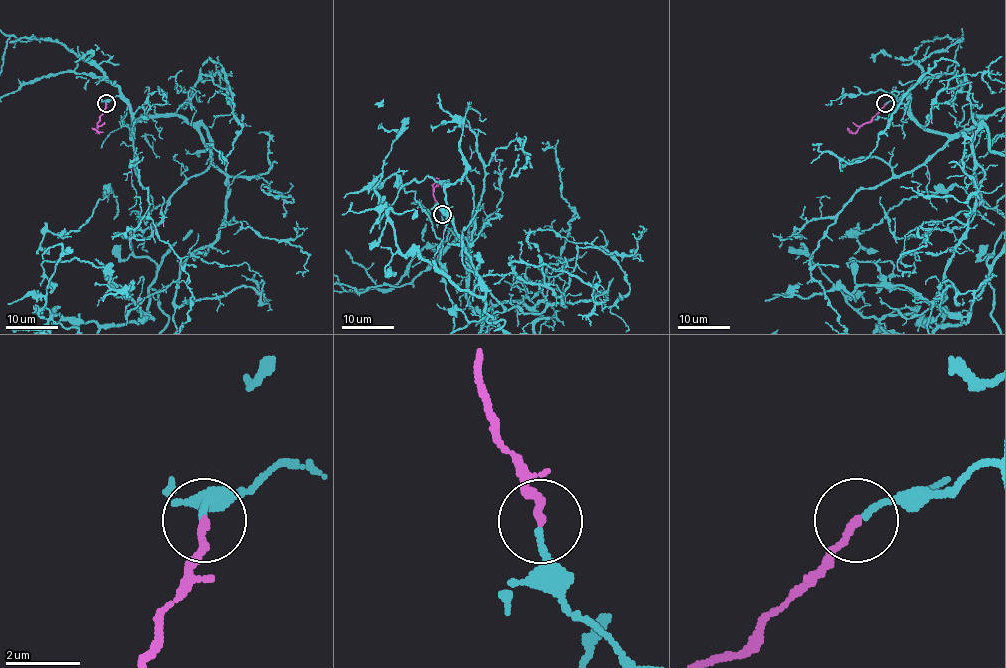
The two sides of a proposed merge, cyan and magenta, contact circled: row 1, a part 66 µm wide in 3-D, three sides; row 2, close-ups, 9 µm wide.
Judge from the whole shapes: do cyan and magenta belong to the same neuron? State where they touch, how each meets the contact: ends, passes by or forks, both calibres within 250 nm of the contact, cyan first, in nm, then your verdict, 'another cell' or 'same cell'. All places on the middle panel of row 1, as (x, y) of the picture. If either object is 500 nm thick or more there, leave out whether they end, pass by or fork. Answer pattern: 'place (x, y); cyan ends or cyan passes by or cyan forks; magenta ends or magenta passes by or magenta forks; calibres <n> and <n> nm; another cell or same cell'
place (442, 214); cyan ends; magenta ends; calibres 160 and 200 nm; same cell

